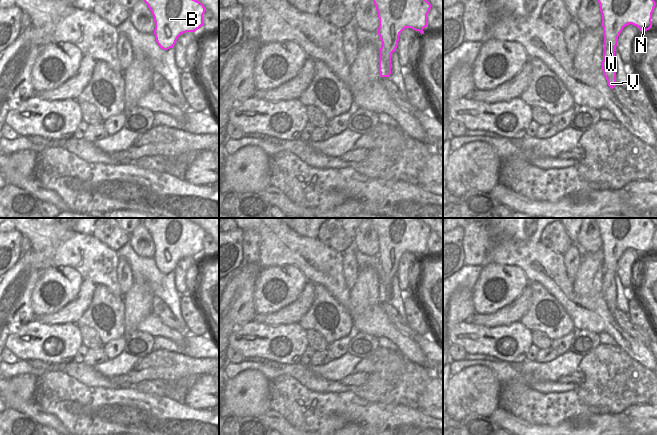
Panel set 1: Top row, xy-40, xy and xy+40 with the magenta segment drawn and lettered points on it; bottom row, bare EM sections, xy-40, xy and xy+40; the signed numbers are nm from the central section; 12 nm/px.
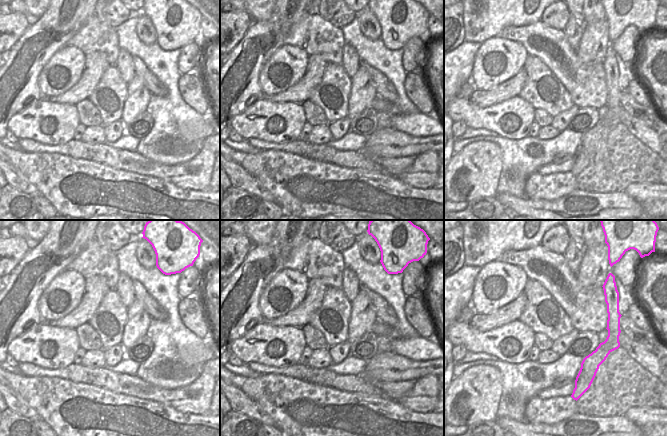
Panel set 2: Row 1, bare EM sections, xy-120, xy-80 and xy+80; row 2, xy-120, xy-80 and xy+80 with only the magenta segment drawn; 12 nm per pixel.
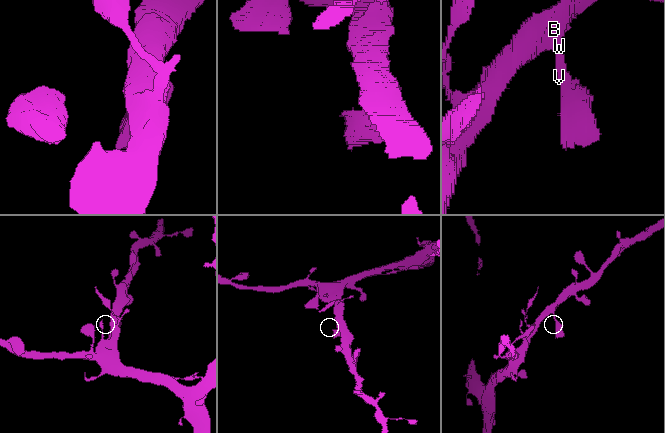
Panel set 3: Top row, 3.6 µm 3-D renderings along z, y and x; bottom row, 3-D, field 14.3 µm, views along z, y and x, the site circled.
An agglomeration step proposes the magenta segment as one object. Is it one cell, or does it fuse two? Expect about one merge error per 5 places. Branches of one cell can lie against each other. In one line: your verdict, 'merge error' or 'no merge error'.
no merge error

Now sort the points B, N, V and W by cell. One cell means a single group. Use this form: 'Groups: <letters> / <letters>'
Groups: B N V W

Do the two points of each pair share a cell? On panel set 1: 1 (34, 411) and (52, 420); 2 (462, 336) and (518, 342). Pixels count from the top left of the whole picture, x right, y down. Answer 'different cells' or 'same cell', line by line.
1: same cell
2: same cell

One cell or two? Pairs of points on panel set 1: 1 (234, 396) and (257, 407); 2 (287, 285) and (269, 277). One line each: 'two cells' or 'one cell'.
1: one cell
2: one cell

